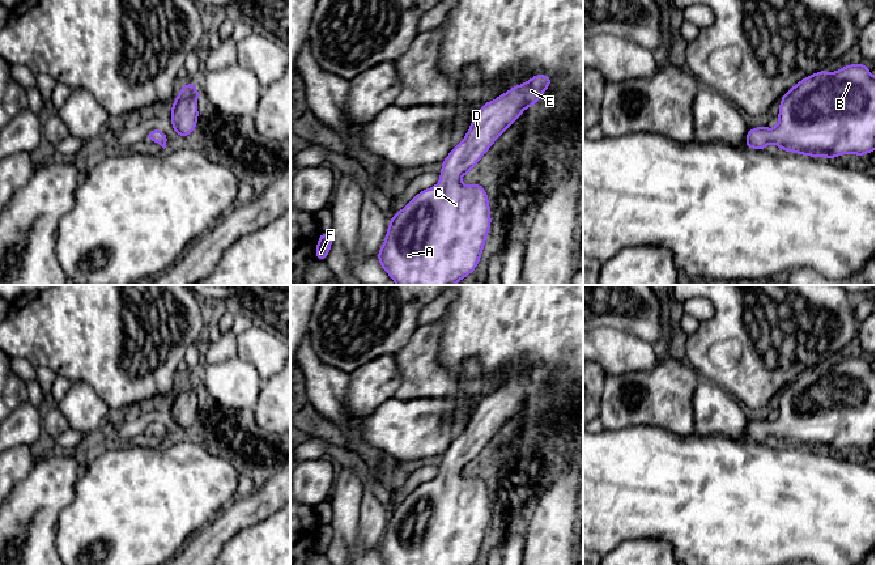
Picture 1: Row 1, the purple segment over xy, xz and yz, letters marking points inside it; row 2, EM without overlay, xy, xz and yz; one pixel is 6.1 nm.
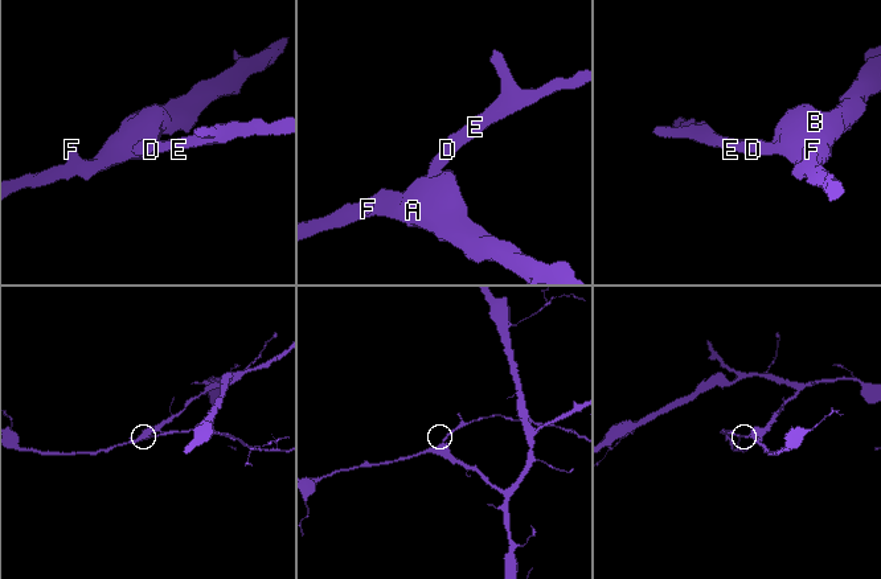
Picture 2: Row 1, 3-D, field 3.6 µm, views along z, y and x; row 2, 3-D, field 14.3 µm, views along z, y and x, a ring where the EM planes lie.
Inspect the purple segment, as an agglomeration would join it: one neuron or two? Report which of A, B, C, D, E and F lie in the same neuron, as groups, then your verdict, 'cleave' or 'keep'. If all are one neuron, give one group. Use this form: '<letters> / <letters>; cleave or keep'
A B C D E F; keep

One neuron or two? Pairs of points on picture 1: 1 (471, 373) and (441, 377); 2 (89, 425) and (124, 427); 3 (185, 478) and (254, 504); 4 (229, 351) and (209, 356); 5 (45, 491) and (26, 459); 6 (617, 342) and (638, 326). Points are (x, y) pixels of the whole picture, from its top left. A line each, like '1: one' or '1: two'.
1: one
2: two
3: two
4: one
5: two
6: two

